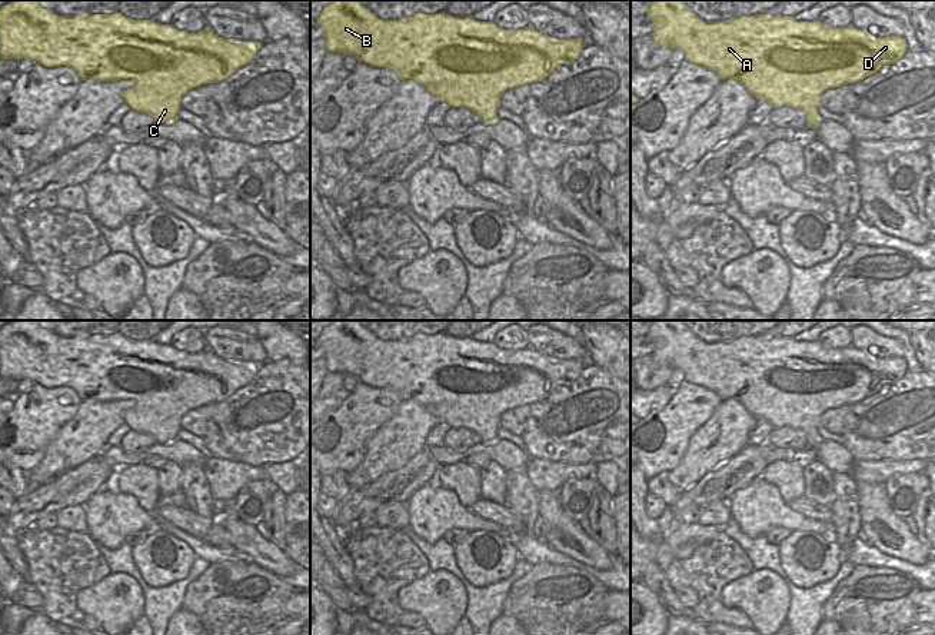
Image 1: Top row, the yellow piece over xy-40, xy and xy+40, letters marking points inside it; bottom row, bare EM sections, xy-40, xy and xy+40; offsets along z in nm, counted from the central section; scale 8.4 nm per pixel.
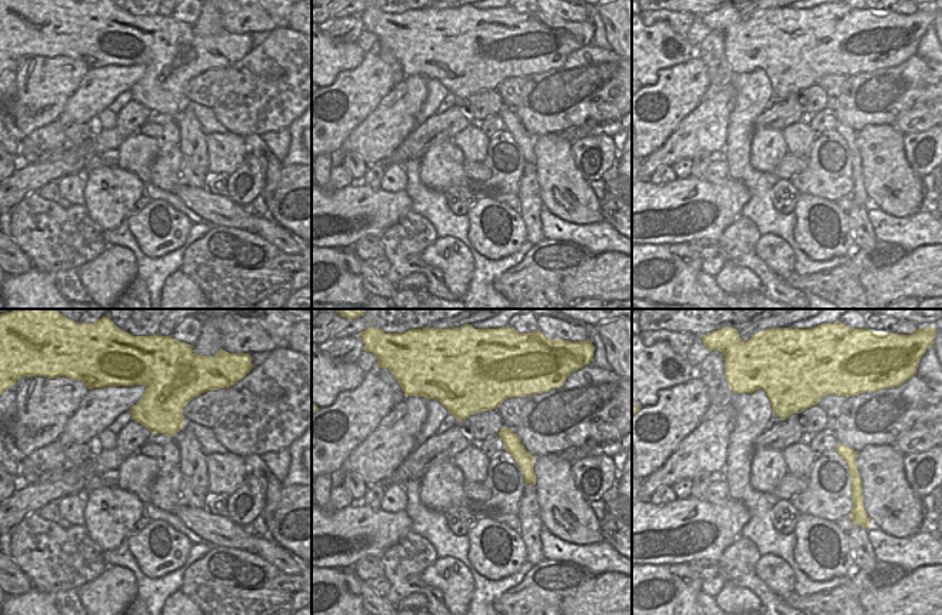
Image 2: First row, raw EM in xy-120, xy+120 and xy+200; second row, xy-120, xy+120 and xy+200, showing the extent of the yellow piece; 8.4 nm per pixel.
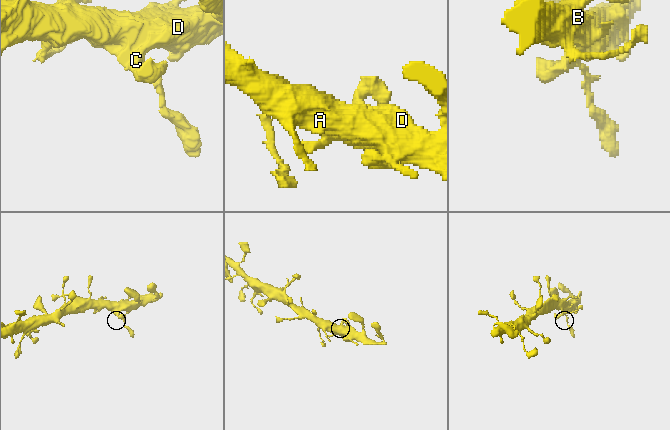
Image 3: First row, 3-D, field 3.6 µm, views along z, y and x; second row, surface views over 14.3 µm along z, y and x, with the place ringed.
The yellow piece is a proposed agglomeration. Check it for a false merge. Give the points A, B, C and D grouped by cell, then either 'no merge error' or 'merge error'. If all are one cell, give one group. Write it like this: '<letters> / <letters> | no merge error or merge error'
A B C D | no merge error

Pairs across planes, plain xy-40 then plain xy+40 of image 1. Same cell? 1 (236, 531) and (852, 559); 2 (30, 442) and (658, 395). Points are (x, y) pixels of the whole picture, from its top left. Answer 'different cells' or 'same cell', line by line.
1: different cells
2: different cells

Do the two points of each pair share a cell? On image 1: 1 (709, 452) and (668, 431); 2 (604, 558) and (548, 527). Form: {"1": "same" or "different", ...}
{"1": "different", "2": "same"}

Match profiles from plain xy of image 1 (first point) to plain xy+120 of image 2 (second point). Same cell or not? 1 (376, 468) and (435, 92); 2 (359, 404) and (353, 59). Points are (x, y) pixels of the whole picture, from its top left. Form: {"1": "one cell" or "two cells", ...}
{"1": "two cells", "2": "two cells"}

